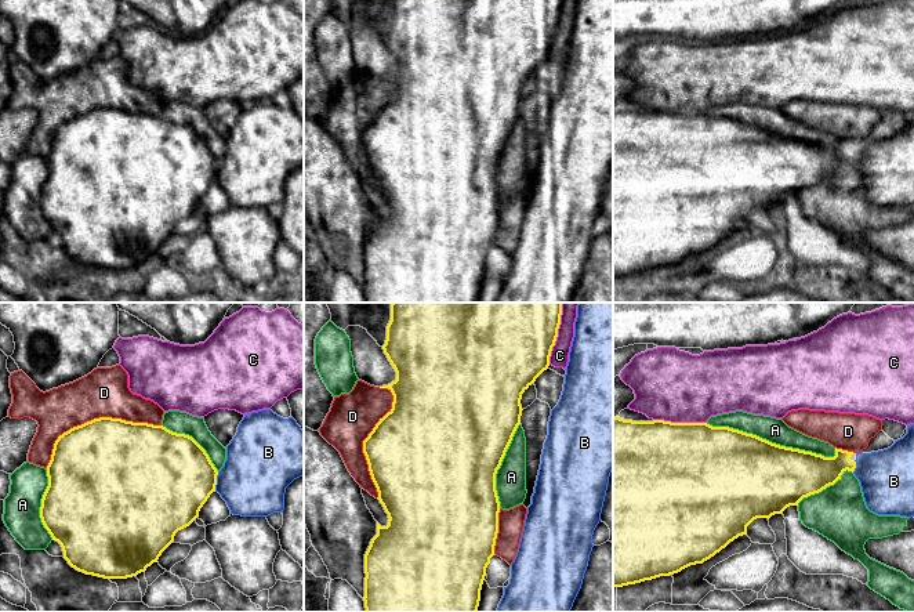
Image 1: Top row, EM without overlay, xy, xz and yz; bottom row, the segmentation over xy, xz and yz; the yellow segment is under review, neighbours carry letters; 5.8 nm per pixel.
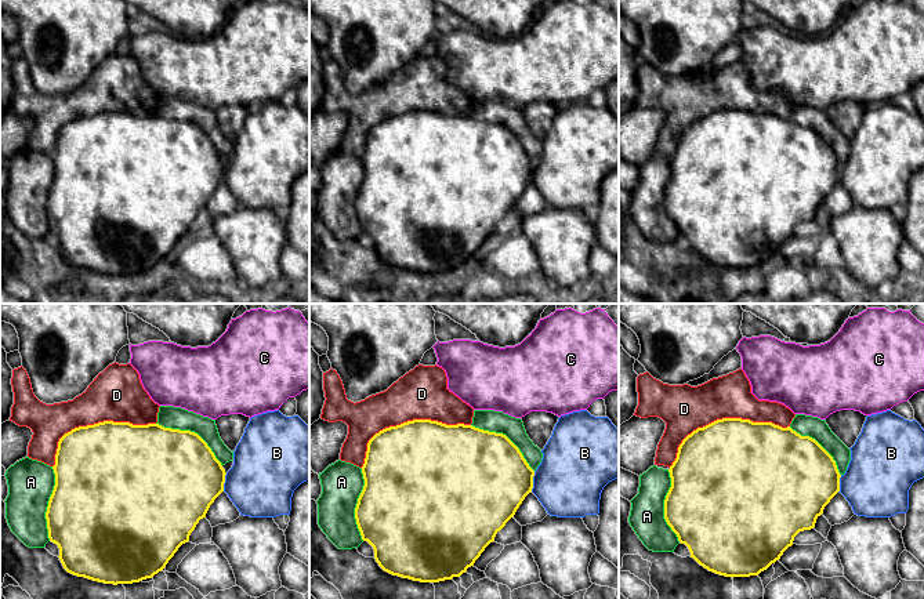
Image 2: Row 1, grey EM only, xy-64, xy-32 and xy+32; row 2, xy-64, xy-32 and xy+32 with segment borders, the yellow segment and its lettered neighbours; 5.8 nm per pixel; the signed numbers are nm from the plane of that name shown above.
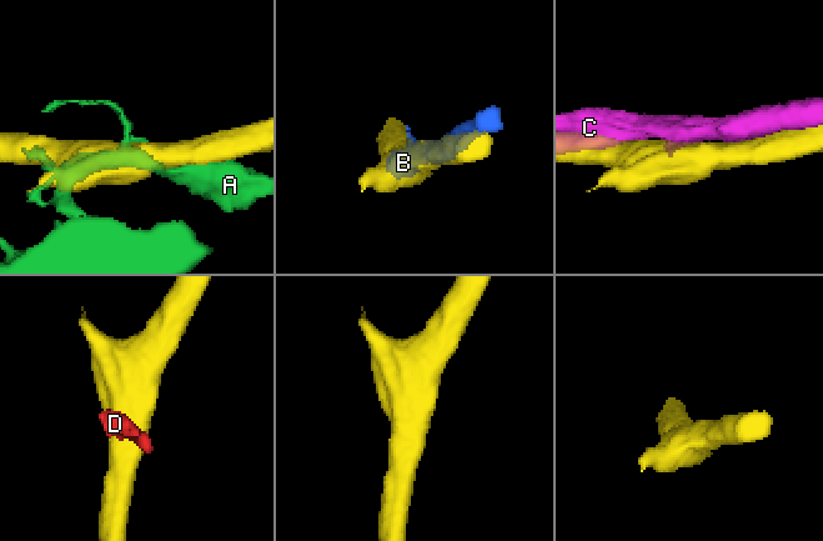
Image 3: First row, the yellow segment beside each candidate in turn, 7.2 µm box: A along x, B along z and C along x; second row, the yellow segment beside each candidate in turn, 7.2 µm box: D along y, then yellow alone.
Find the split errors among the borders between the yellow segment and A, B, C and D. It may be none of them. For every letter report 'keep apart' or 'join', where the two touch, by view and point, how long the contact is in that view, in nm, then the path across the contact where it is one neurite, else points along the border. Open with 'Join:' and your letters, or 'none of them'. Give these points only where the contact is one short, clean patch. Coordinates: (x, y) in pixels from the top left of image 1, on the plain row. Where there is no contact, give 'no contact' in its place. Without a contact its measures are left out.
Join: none of them
A: keep apart; meets yellow in yz at (771, 133); contact 800 nm long
B: keep apart; meets yellow in xy at (216, 171); contact 120 nm long
C: keep apart; meets yellow in xz at (557, 26); contact 340 nm long
D: keep apart; meets yellow in xy at (94, 109); contact 700 nm long

